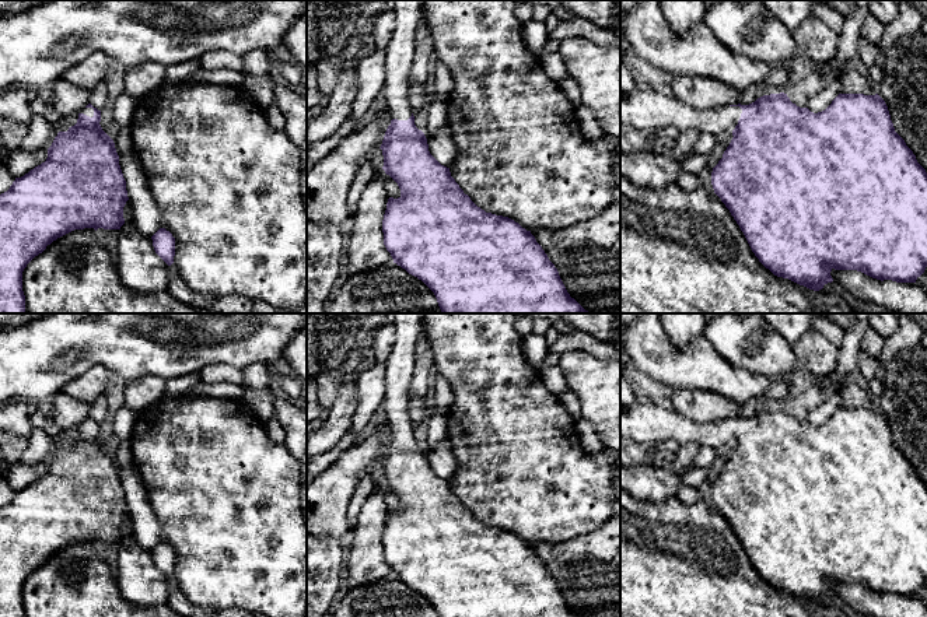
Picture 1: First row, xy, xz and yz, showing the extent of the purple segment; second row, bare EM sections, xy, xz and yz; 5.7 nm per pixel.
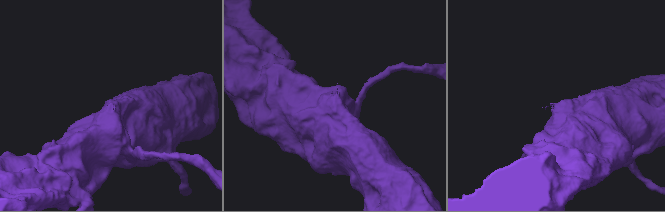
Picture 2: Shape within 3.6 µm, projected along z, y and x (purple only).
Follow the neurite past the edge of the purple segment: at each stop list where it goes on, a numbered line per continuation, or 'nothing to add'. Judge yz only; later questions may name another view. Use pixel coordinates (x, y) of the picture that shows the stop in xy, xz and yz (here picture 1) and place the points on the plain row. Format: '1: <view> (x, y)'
1: yz (644, 423)

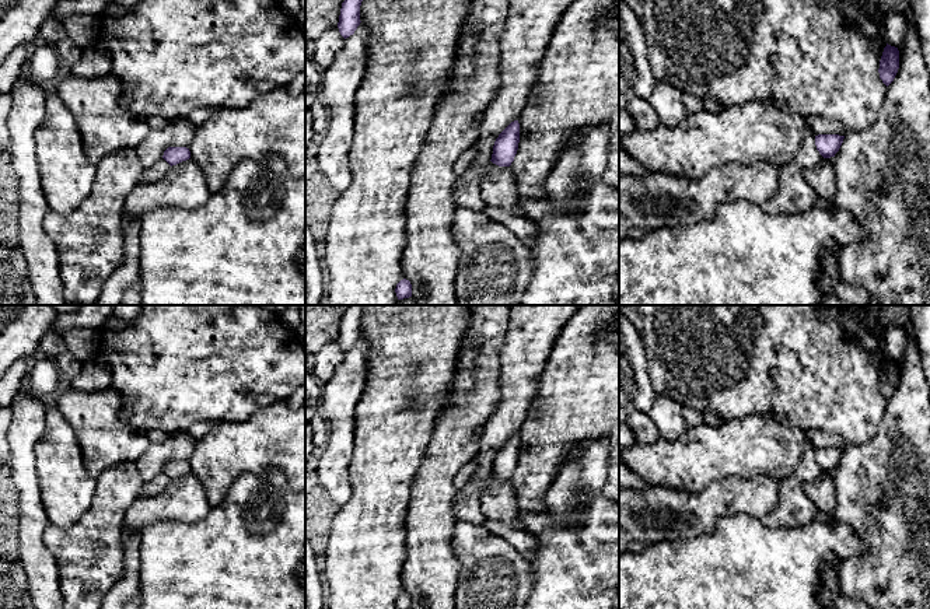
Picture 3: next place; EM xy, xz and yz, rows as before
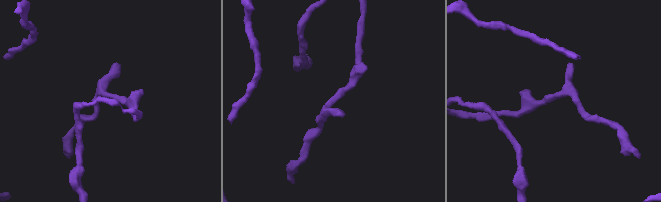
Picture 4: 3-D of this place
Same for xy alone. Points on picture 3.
nothing to add

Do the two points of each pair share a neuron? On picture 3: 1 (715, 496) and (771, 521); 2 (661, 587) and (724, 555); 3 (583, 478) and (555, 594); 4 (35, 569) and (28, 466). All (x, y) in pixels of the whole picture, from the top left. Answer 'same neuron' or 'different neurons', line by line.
1: different neurons
2: same neuron
3: same neuron
4: same neuron

